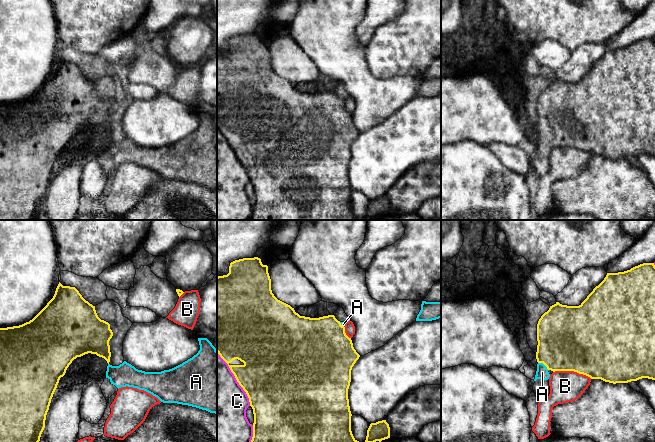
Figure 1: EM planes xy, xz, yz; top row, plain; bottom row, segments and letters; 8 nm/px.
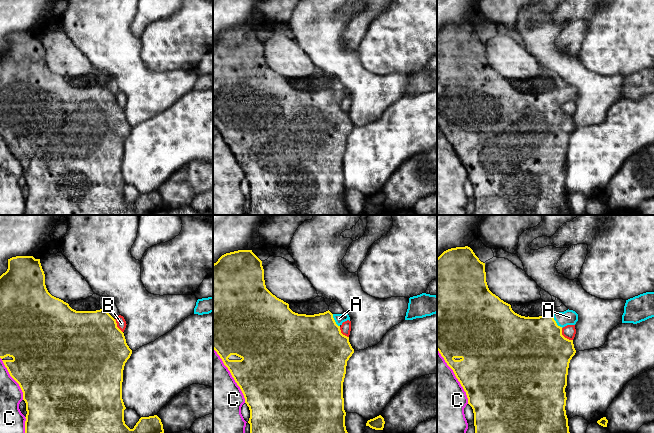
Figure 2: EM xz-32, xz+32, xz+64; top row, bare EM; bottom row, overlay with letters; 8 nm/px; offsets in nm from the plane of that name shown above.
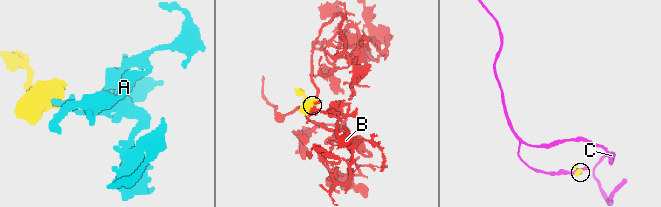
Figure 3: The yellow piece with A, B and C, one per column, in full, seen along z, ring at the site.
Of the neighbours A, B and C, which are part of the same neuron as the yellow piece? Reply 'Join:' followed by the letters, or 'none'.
Join: A

